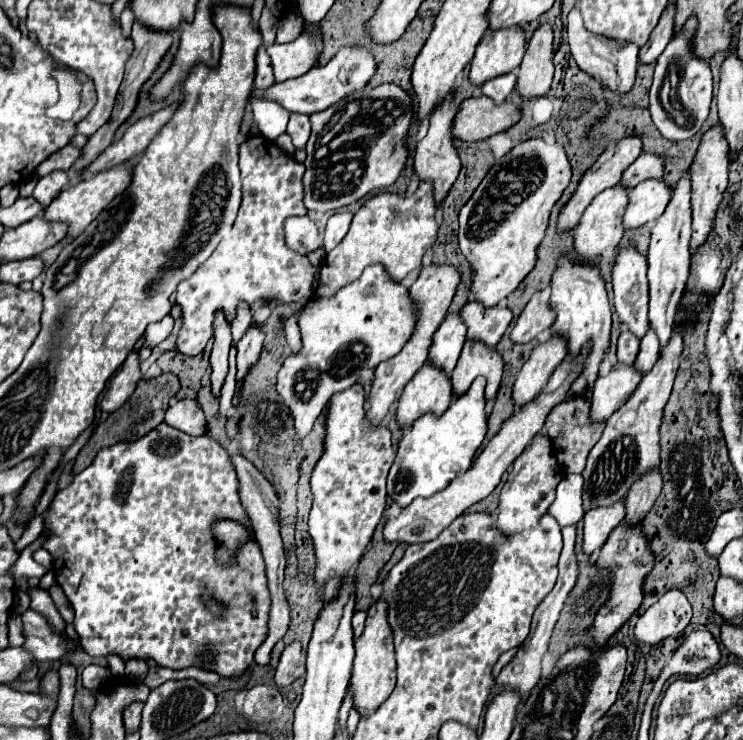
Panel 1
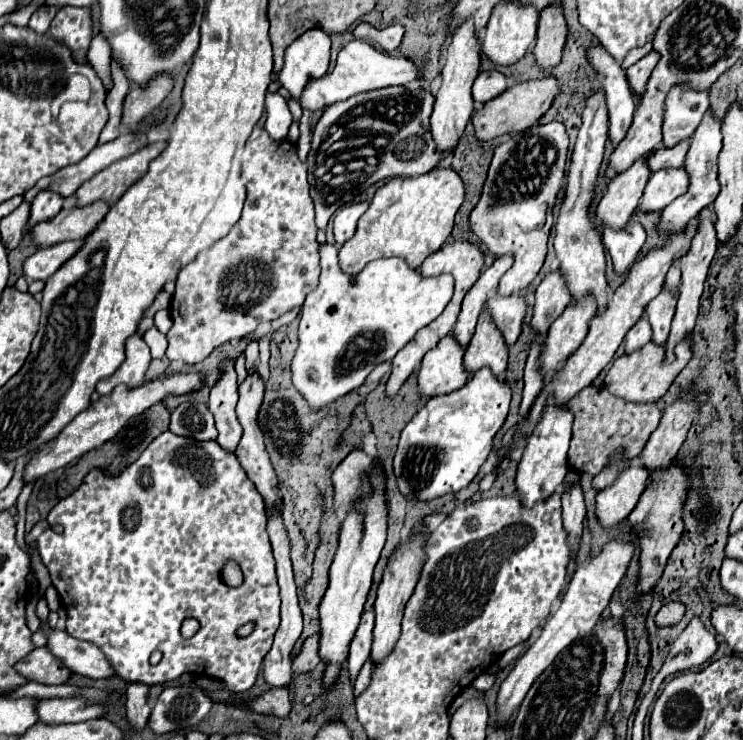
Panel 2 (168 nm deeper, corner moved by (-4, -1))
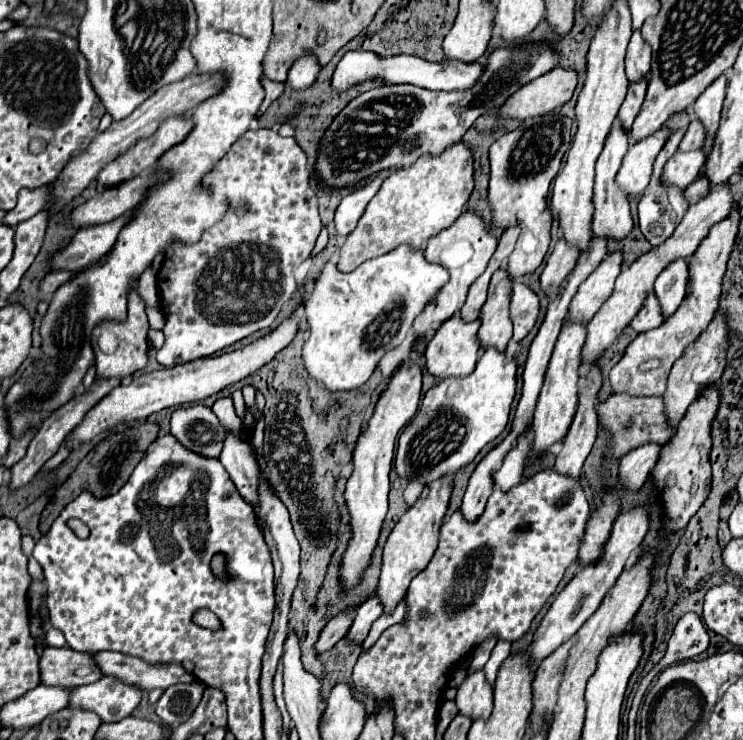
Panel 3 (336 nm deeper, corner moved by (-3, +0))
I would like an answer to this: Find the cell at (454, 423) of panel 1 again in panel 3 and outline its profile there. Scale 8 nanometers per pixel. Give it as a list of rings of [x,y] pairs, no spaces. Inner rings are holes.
[[[485,350],[481,358],[477,360],[475,370],[467,378],[445,378],[443,382],[435,384],[427,394],[423,396],[423,402],[419,406],[419,412],[415,418],[403,428],[399,440],[397,440],[397,452],[395,452],[395,470],[401,478],[417,478],[421,484],[429,484],[441,476],[455,474],[463,466],[467,466],[491,440],[497,440],[497,436],[505,430],[509,420],[509,410],[515,398],[515,382],[517,376],[517,362],[515,358],[507,360],[505,352],[499,350]]]

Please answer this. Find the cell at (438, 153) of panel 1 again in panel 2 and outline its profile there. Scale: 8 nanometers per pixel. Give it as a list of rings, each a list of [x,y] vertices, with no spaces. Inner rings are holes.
[[[472,21],[462,23],[456,33],[452,35],[450,43],[448,43],[448,61],[446,67],[442,71],[442,85],[436,93],[436,101],[434,101],[434,111],[430,117],[430,131],[432,131],[432,139],[436,143],[436,151],[440,153],[450,153],[454,151],[456,143],[460,141],[460,135],[464,133],[464,127],[468,125],[472,113],[474,113],[474,99],[472,99],[472,83],[478,75],[478,67],[480,67],[480,47],[478,47],[478,39],[474,35],[474,25]]]

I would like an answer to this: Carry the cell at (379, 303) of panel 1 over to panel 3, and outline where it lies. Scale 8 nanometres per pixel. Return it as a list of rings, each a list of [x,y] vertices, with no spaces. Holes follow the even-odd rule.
[[[407,244],[397,246],[379,258],[363,262],[349,274],[339,272],[331,262],[325,264],[319,278],[315,280],[313,292],[305,302],[305,314],[311,330],[303,348],[307,372],[331,392],[363,386],[373,374],[381,356],[406,339],[413,321],[421,314],[427,300],[435,298],[437,290],[447,280],[449,274],[443,266],[427,262],[421,250],[415,250]],[[391,310],[401,312],[399,330],[389,342],[383,340],[379,344],[369,336],[369,326]]]

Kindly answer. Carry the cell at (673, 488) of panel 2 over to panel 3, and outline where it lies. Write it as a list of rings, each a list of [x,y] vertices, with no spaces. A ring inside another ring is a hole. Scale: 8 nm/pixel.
[[[711,386],[699,402],[691,404],[691,410],[683,416],[683,420],[677,426],[677,434],[669,444],[663,446],[661,458],[651,474],[655,484],[671,484],[669,480],[675,480],[671,488],[663,490],[663,504],[665,504],[665,520],[663,530],[681,530],[687,526],[691,516],[703,506],[703,502],[709,496],[711,490],[711,464],[709,464],[709,452],[711,452],[711,424],[715,418],[715,410],[719,408],[719,390]]]

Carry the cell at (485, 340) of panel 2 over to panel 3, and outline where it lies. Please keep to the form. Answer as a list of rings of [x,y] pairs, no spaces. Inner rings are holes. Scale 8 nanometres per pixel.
[[[499,268],[491,278],[489,296],[481,308],[479,342],[483,348],[495,346],[497,350],[505,350],[507,342],[511,340],[513,324],[509,318],[509,302],[511,302],[511,278],[505,268]]]

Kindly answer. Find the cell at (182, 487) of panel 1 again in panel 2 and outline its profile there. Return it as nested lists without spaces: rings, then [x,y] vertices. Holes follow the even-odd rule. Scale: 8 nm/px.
[[[164,431],[162,435],[158,435],[146,449],[144,453],[130,463],[120,475],[112,475],[100,469],[92,469],[82,485],[68,497],[60,499],[54,509],[48,513],[46,517],[50,529],[44,531],[38,537],[38,549],[40,549],[40,557],[42,563],[48,567],[50,577],[52,577],[52,585],[56,587],[56,591],[60,593],[62,605],[68,613],[66,619],[66,631],[82,641],[90,641],[94,645],[100,647],[100,651],[104,651],[108,663],[112,663],[112,669],[124,677],[126,681],[140,681],[146,685],[156,685],[156,683],[168,683],[178,679],[182,673],[192,673],[192,675],[210,675],[210,677],[218,677],[220,681],[224,681],[228,685],[230,691],[246,691],[254,685],[256,675],[260,671],[260,663],[264,659],[264,655],[270,651],[272,641],[274,641],[274,633],[280,624],[280,589],[277,582],[276,571],[274,571],[274,557],[272,557],[272,547],[268,541],[268,533],[266,533],[266,513],[264,513],[264,501],[260,499],[260,493],[256,491],[254,483],[246,477],[244,469],[240,467],[236,455],[228,455],[228,451],[224,451],[216,441],[194,441],[188,437],[178,437],[172,431]],[[226,563],[238,563],[242,573],[244,573],[244,585],[242,587],[230,587],[221,579],[221,570]],[[186,617],[194,617],[200,621],[200,633],[196,633],[190,639],[184,639],[180,635],[180,625]],[[254,621],[256,629],[252,635],[248,637],[238,637],[236,631],[248,623]],[[154,651],[162,653],[162,661],[152,667],[150,665],[150,655]]]

